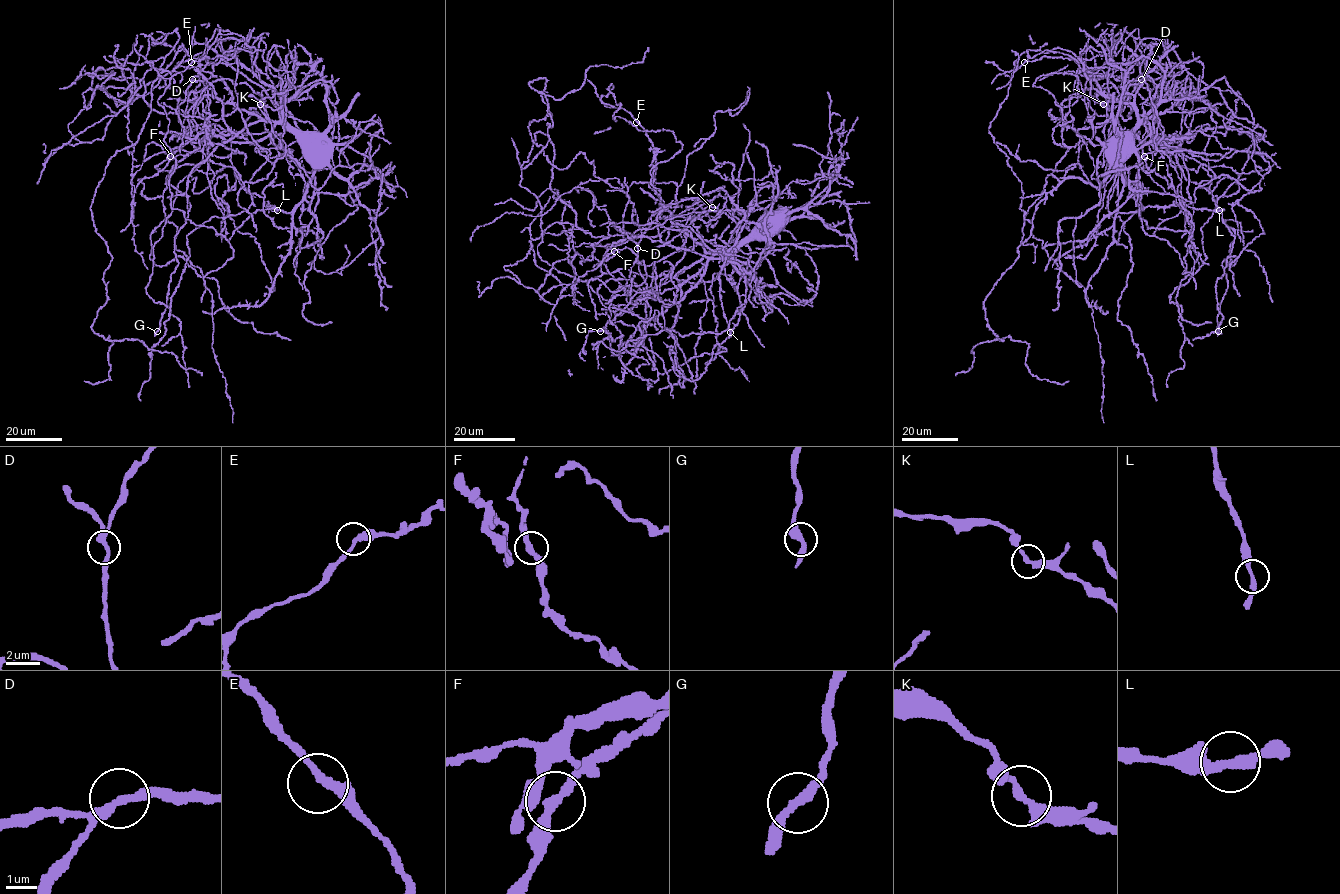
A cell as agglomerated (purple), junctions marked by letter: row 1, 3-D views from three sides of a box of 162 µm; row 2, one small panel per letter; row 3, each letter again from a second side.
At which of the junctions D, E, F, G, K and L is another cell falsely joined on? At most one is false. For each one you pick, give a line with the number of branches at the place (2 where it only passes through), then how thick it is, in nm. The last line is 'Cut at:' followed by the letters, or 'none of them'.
Cut at: none of them

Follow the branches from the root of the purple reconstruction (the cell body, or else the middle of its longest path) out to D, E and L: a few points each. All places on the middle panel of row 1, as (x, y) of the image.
D: (764, 219), (711, 280), (689, 283), (672, 277), (646, 293), (637, 248)
E: (764, 219), (713, 280), (672, 277), (646, 293), (637, 245), (664, 202), (649, 186), (654, 147), (636, 122)
L: (764, 219), (770, 224), (764, 228), (755, 223), (744, 225), (720, 274), (719, 296), (730, 332)

